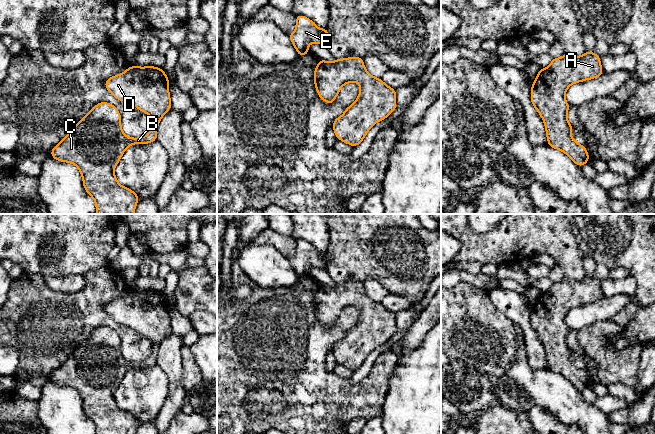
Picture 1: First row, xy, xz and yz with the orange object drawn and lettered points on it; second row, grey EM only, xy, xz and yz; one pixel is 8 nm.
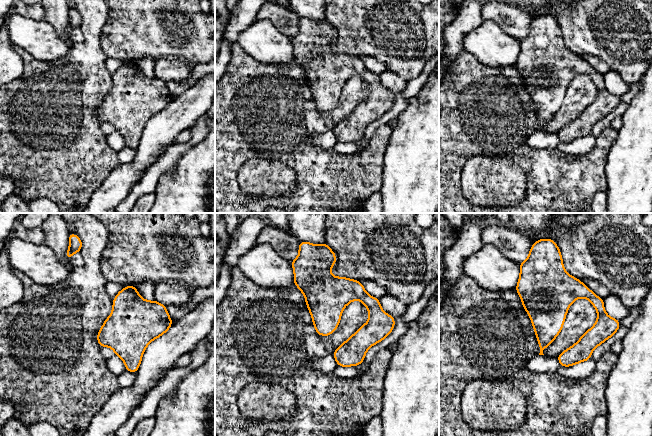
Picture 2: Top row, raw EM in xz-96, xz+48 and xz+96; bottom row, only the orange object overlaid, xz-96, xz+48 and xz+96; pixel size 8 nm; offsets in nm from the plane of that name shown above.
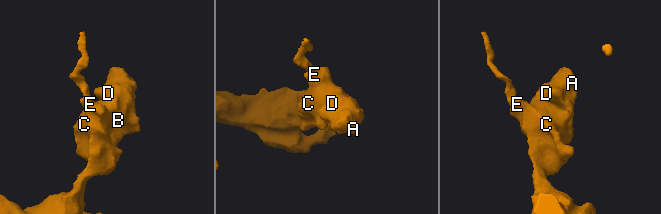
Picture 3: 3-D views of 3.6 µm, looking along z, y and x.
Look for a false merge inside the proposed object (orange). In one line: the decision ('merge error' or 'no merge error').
no merge error

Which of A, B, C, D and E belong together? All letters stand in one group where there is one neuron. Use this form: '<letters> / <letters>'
A B C D E

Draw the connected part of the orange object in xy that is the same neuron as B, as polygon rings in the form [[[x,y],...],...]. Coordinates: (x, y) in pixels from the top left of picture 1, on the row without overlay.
[[[130,290],[125,296],[110,301],[105,305],[106,313],[115,322],[147,337],[152,343],[151,355],[139,362],[126,360],[121,353],[121,339],[117,332],[110,327],[101,326],[95,329],[50,375],[55,384],[69,386],[78,391],[82,398],[83,410],[94,423],[96,434],[135,434],[139,421],[131,413],[118,407],[114,392],[128,370],[157,364],[158,348],[163,339],[172,332],[168,309],[168,300],[161,292],[153,290]]]

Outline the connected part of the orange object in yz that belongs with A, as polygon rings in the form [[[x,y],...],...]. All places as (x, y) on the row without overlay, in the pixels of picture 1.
[[[586,275],[577,281],[566,276],[561,282],[553,282],[547,292],[540,293],[536,304],[531,307],[531,326],[544,345],[548,370],[561,374],[580,391],[589,385],[589,379],[586,371],[576,367],[571,360],[573,350],[567,344],[570,329],[565,325],[565,316],[570,309],[597,302],[603,296],[600,280],[596,277]]]

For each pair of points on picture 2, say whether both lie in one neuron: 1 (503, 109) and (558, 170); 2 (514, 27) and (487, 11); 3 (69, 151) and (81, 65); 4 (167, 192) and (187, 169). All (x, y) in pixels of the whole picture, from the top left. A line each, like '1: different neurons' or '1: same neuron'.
1: same neuron
2: same neuron
3: same neuron
4: same neuron

